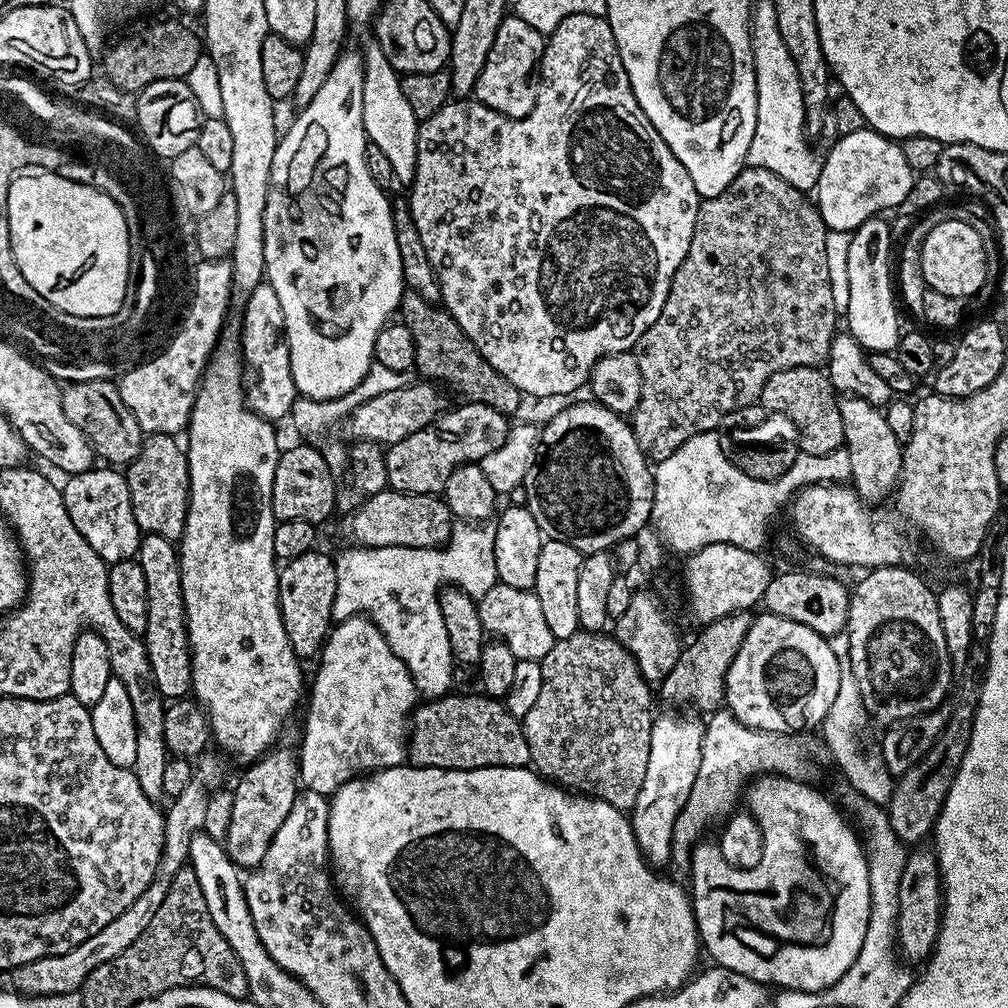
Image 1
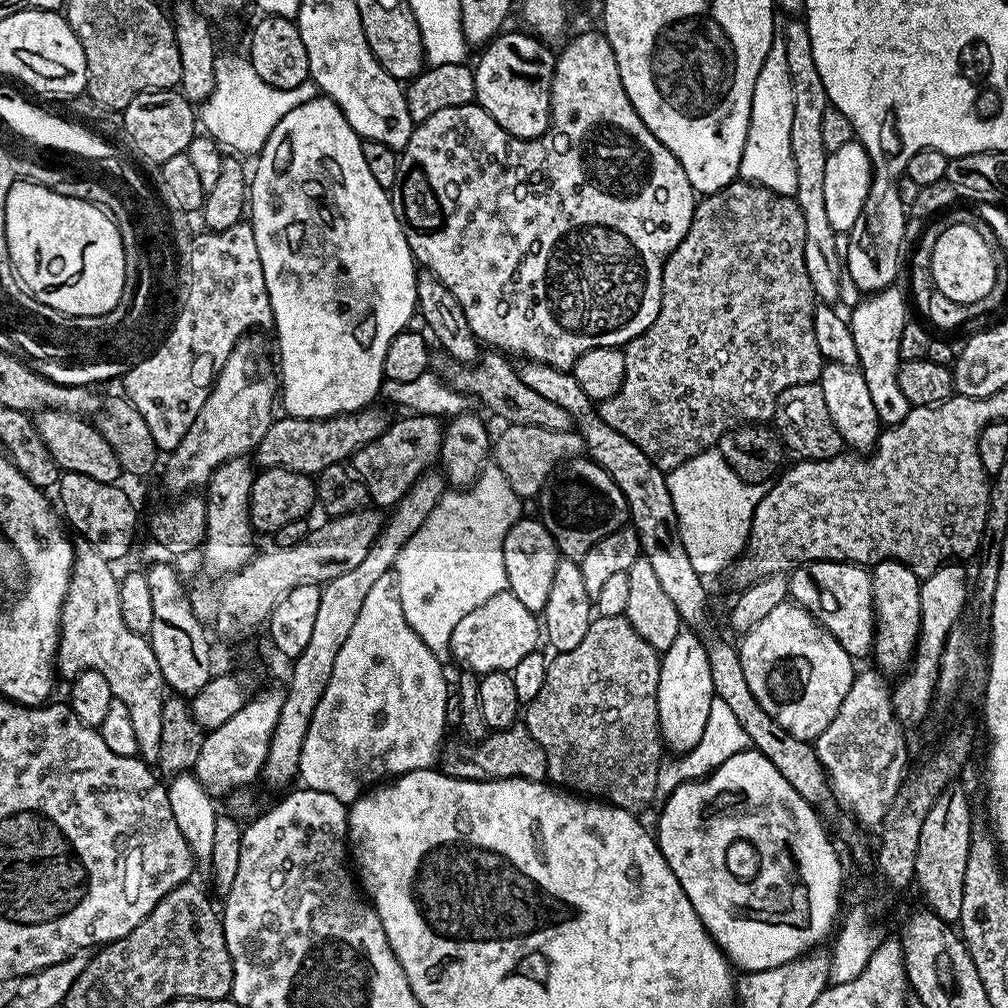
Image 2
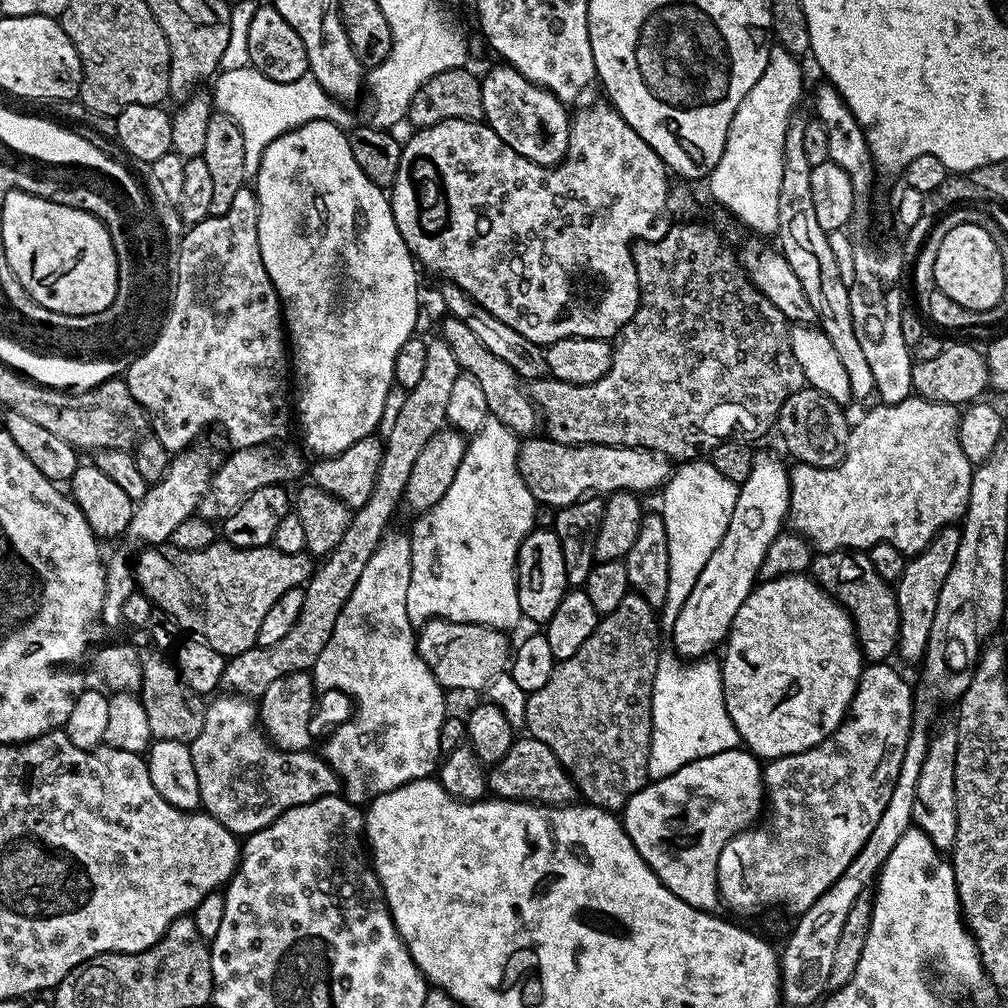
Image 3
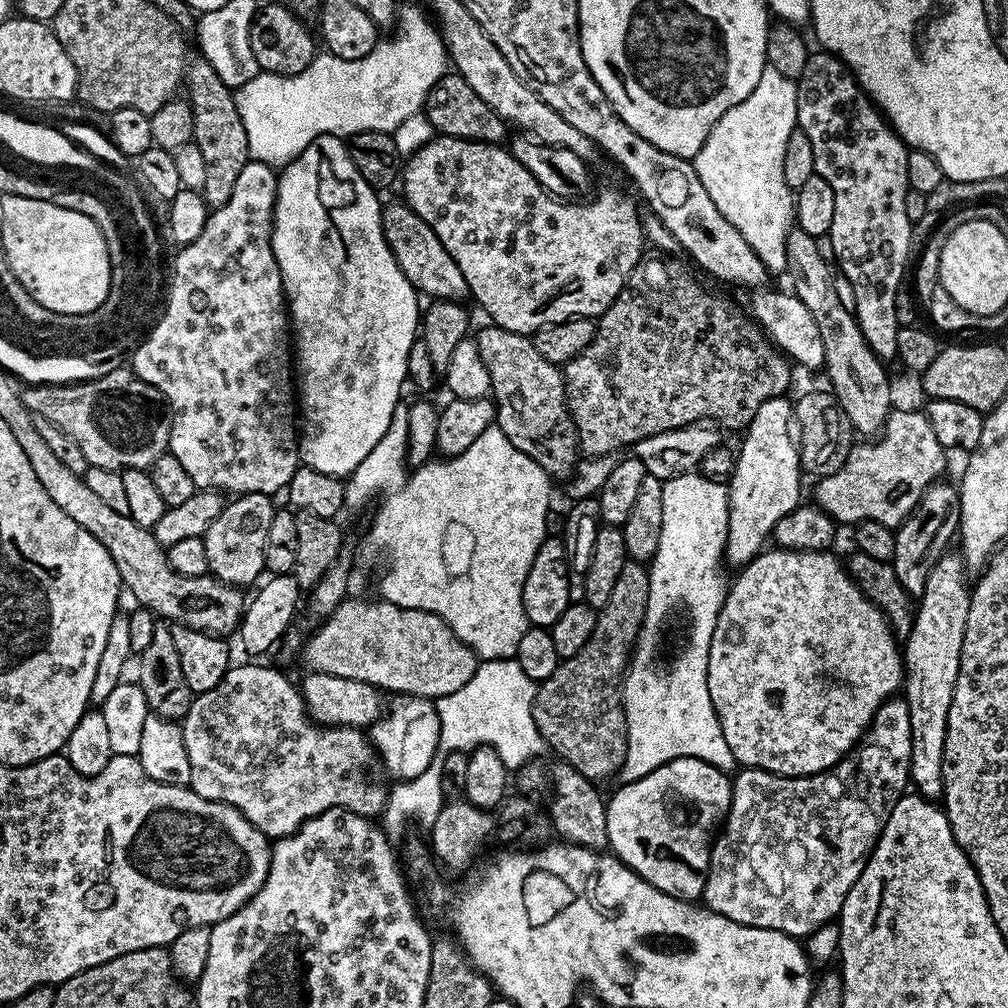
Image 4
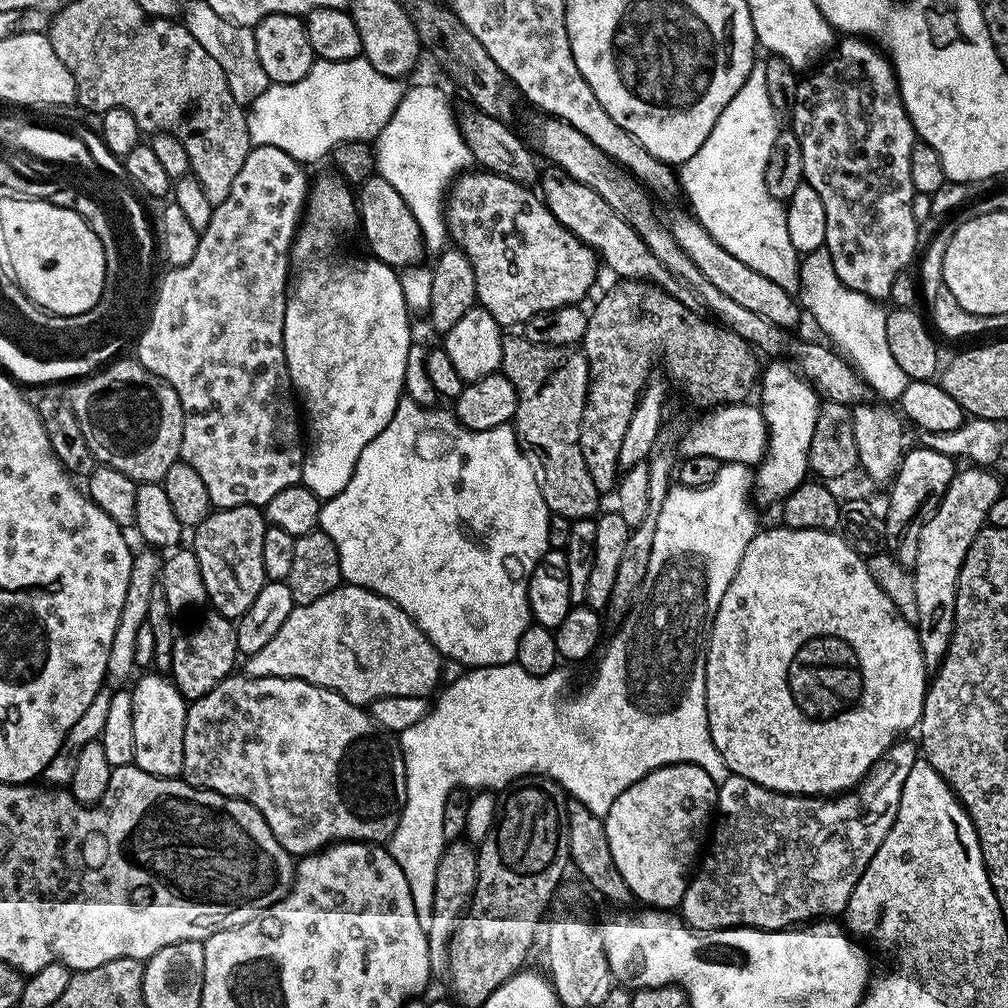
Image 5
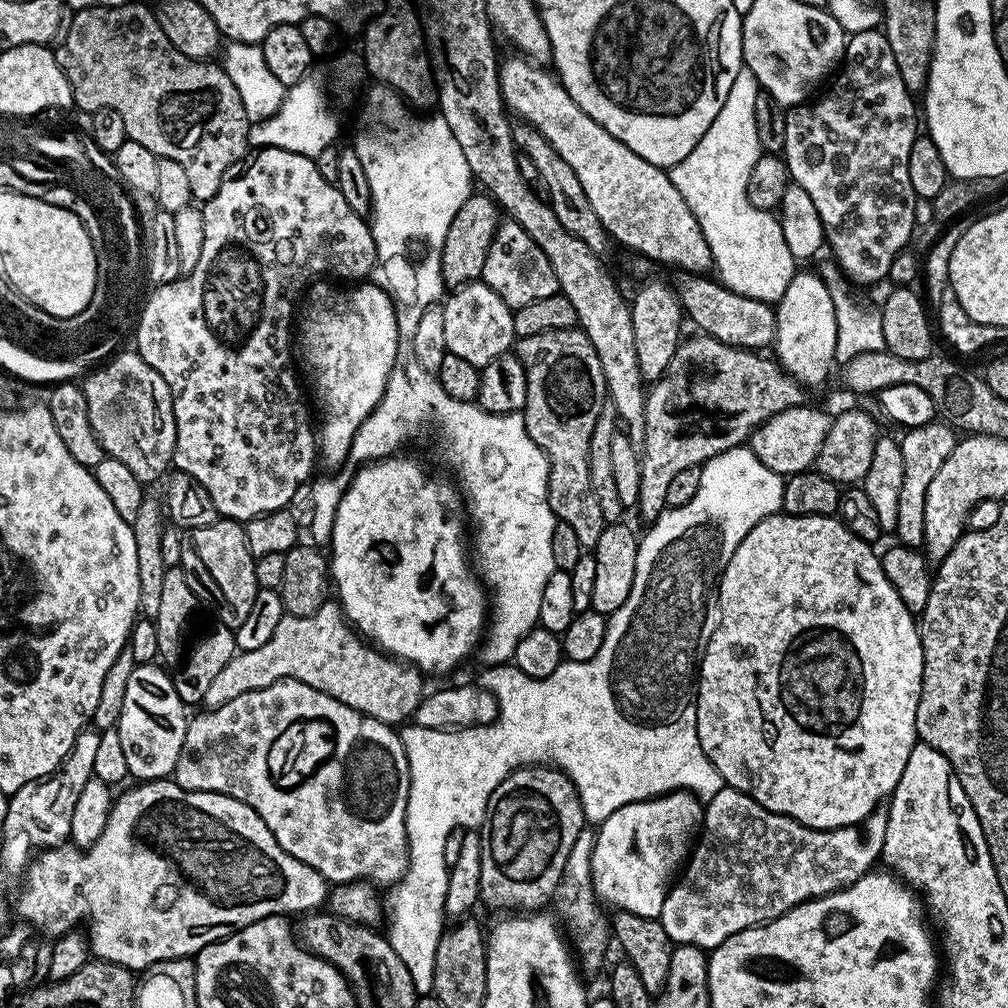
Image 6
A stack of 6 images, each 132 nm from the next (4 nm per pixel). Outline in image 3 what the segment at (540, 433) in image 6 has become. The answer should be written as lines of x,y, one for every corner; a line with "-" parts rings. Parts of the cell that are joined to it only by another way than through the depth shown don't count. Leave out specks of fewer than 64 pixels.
445,315
443,319
442,339
450,346
450,350
454,350
454,358
458,358
458,366
467,375
478,378
478,384
486,394
489,416
498,418
498,422
511,428
517,437
531,437
535,433
532,431
538,428
538,409
531,395
525,389
524,392
520,389
522,387
520,377
502,358
498,358
490,350
486,350
486,346
482,346
481,340
476,337
474,330
470,330
470,326
466,326
466,322
449,315

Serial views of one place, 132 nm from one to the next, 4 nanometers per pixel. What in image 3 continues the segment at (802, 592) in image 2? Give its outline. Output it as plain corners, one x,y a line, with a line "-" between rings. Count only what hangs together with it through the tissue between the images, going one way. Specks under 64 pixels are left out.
841,550
838,552
822,552
813,555
810,575
824,591
831,596
848,611
848,616
856,628
856,641
860,644
860,651
863,659
868,662
888,662
891,661
897,651
898,642
898,602
896,601
895,587
889,581
874,570
874,562
870,562
867,551
864,550

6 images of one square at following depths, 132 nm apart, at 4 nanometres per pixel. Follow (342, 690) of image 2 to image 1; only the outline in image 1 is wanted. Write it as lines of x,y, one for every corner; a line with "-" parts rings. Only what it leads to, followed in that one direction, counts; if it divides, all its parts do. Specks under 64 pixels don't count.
357,614
341,620
329,631
328,639
324,641
324,647
318,657
318,663
320,663
320,669
317,670
316,677
313,680
311,677
310,695
306,700
308,717
304,720
304,737
300,740
300,748
298,747
298,763
300,766
298,780
307,791
331,797
332,793
336,792
346,782
355,780
358,776
378,772
381,768
398,768
405,763
410,739
410,717
417,707
418,693
416,683
412,681
410,670
404,665
402,658
398,658
398,654
394,654
394,650
390,650
390,642
386,642
386,638
380,633
378,626
364,614

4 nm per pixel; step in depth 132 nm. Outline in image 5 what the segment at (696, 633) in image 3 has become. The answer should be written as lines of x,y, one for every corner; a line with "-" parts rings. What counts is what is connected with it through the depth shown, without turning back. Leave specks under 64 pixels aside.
791,363
769,364
772,365
765,372
763,369
758,380
759,409
768,427
768,451
754,472
754,496
764,504
772,504
776,499
777,503
790,495
809,475
810,438
814,438
814,422
818,422
818,410
822,403
817,389

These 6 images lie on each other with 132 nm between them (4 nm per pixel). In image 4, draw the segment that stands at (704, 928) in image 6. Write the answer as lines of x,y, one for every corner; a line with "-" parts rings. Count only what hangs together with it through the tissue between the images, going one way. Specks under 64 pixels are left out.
893,698
885,702
874,714
872,725
869,726
860,743
848,755
839,760
833,768
827,768
825,772
819,772
813,776
779,776
761,768
744,768
737,771
732,780
732,809
723,821
722,831
715,837
712,846
712,857
708,863
708,877
704,879
703,907
751,928
769,928
797,938
807,938
815,928
835,921
840,915
840,907
850,886
854,886
858,874
864,868
864,863
871,856
872,848
879,840
880,831
883,830
884,823
892,813
893,806
899,802
901,796
905,795
906,789
909,787
908,771
910,770
911,745
908,704
903,698

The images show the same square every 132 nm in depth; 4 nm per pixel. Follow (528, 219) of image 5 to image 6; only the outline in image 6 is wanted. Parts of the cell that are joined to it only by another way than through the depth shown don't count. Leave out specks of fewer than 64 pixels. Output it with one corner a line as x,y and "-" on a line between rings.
505,219
496,229
494,242
490,242
490,254
486,254
482,279
513,310
530,306
530,302
538,302
538,298
555,296
560,290
546,254
542,254
534,238
530,238
530,234
526,234
518,222
510,219

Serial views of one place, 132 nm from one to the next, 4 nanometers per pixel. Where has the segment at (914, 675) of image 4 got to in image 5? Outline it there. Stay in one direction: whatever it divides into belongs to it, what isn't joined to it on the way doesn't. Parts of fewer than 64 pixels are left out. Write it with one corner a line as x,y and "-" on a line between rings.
964,466
957,471
932,517
924,523
918,542
914,575
918,586
920,648
929,669
939,668
956,628
956,595
960,589
960,571
966,562
976,535
988,524
988,511
1002,499
1001,477
983,466

